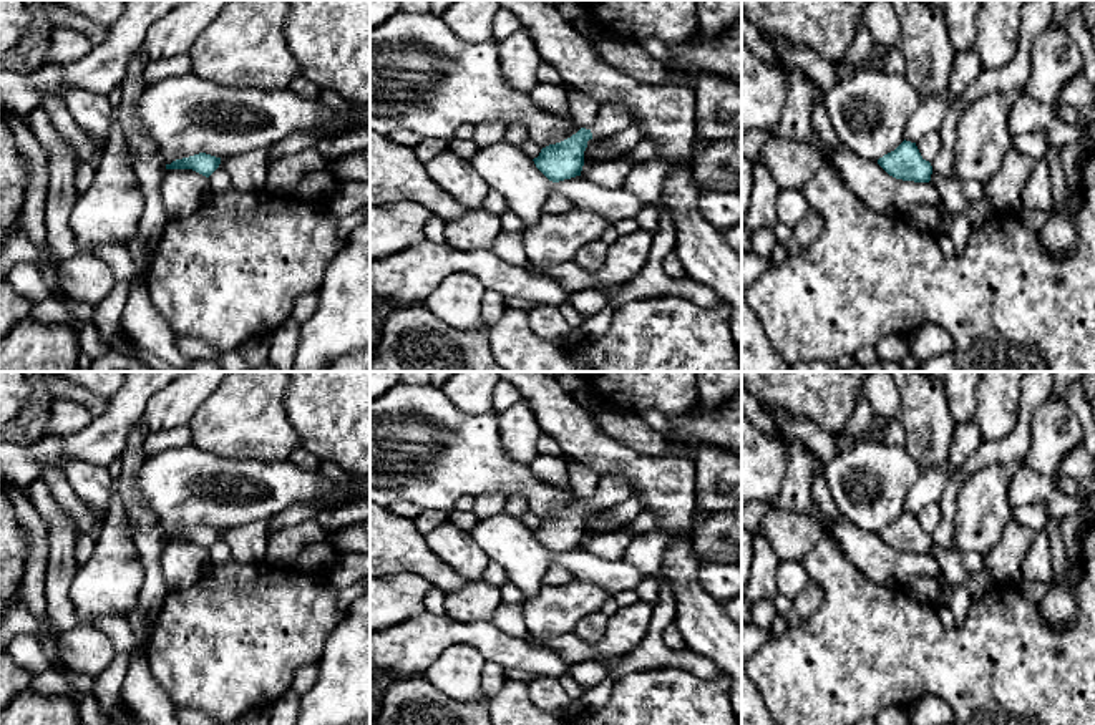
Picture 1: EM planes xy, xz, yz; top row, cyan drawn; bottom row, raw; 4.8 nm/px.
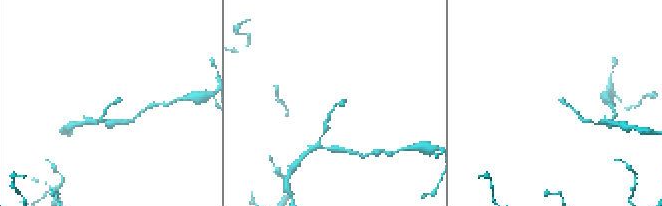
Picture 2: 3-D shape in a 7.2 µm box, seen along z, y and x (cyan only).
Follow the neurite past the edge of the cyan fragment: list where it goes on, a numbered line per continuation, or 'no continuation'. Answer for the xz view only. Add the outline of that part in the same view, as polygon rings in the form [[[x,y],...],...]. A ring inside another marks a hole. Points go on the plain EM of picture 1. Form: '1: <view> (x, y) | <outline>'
1: xz (613, 490) | [[[602,474],[591,499],[592,509],[614,508],[634,496],[632,486],[620,474]]]

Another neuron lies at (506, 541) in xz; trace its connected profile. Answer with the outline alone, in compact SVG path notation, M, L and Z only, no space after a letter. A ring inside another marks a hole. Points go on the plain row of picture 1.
M506 513L478 521L470 534L489 561L504 569L524 601L539 591L546 571L554 564L567 567L576 579L597 584L611 596L634 591L649 576L622 559L602 561L581 547L552 554L529 528Z

